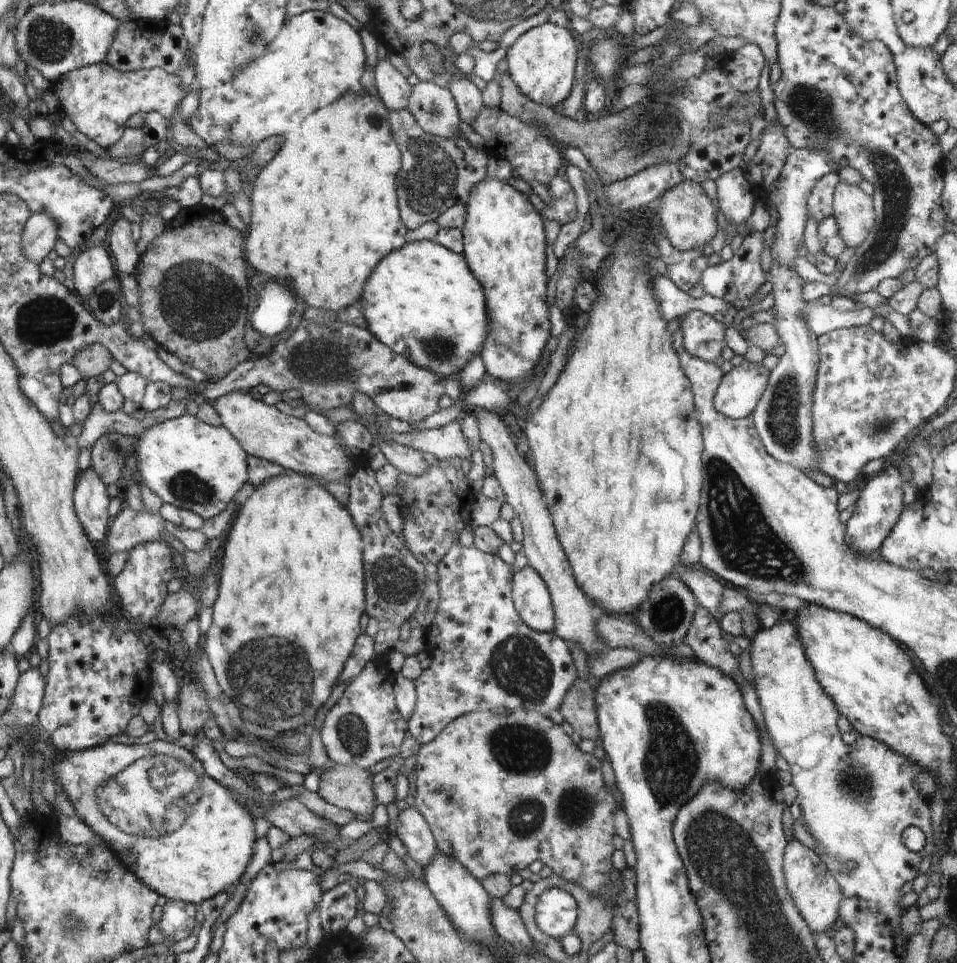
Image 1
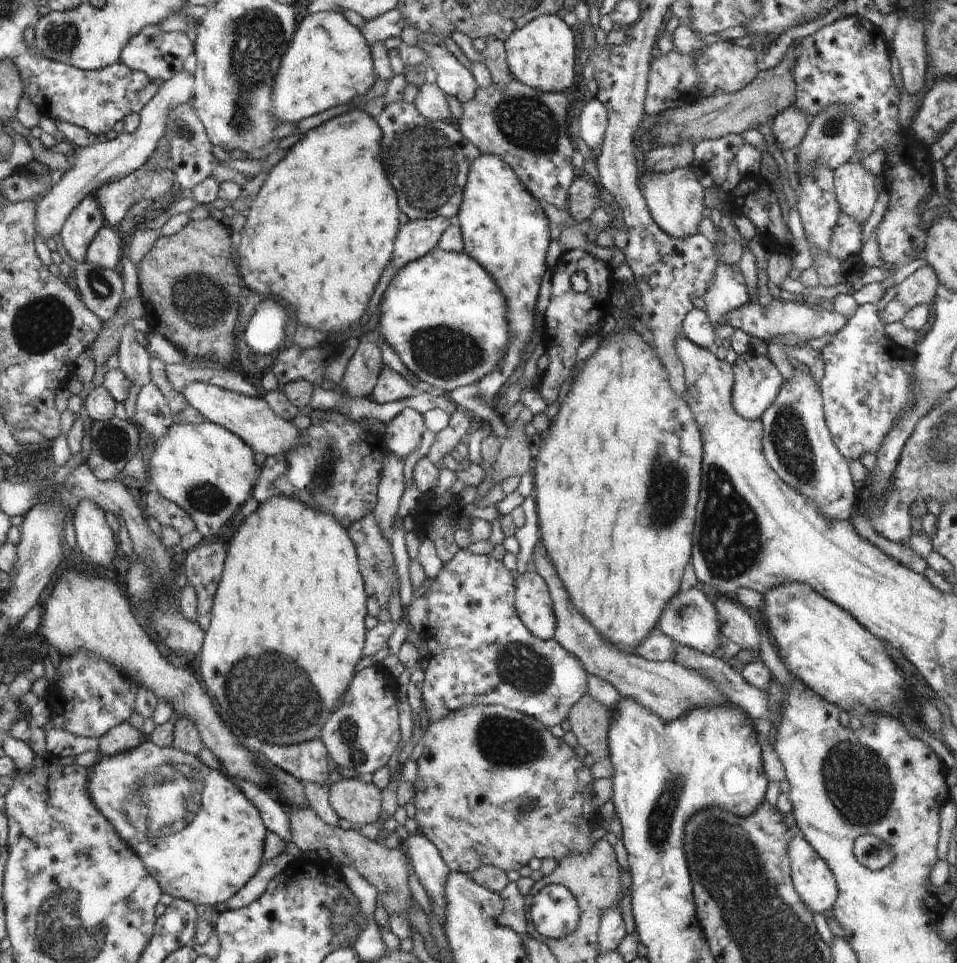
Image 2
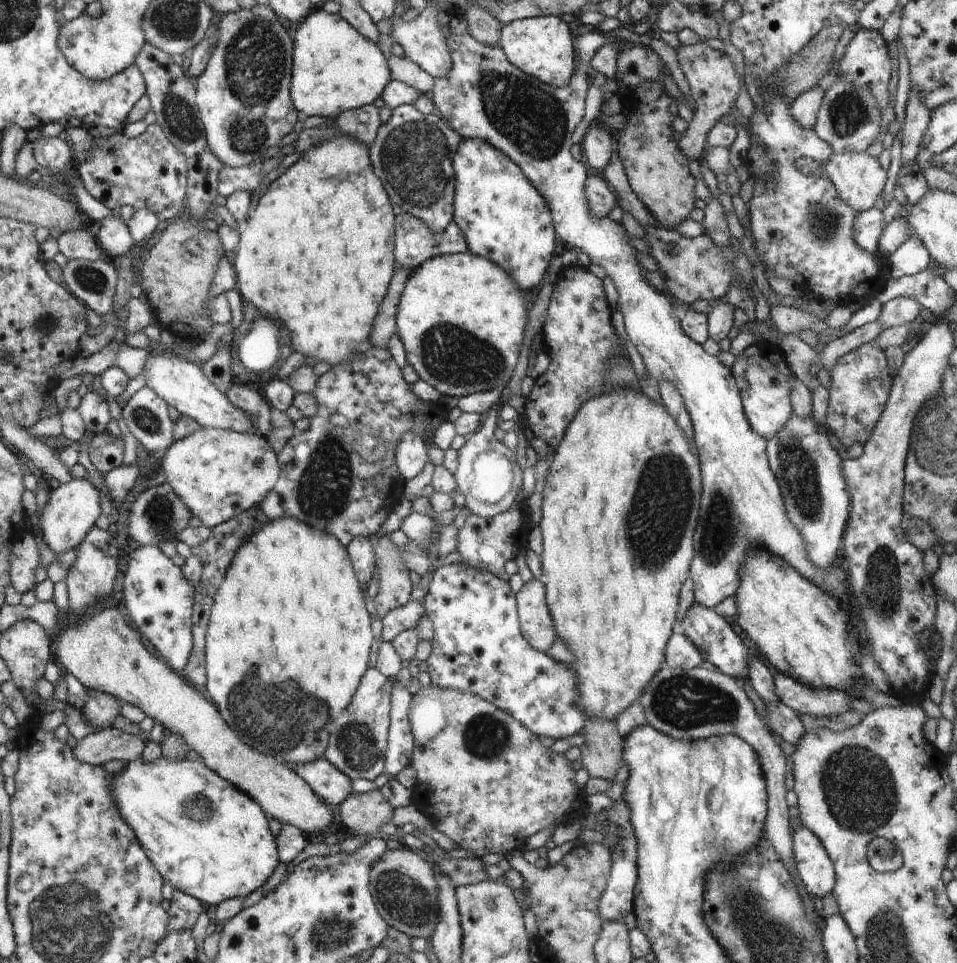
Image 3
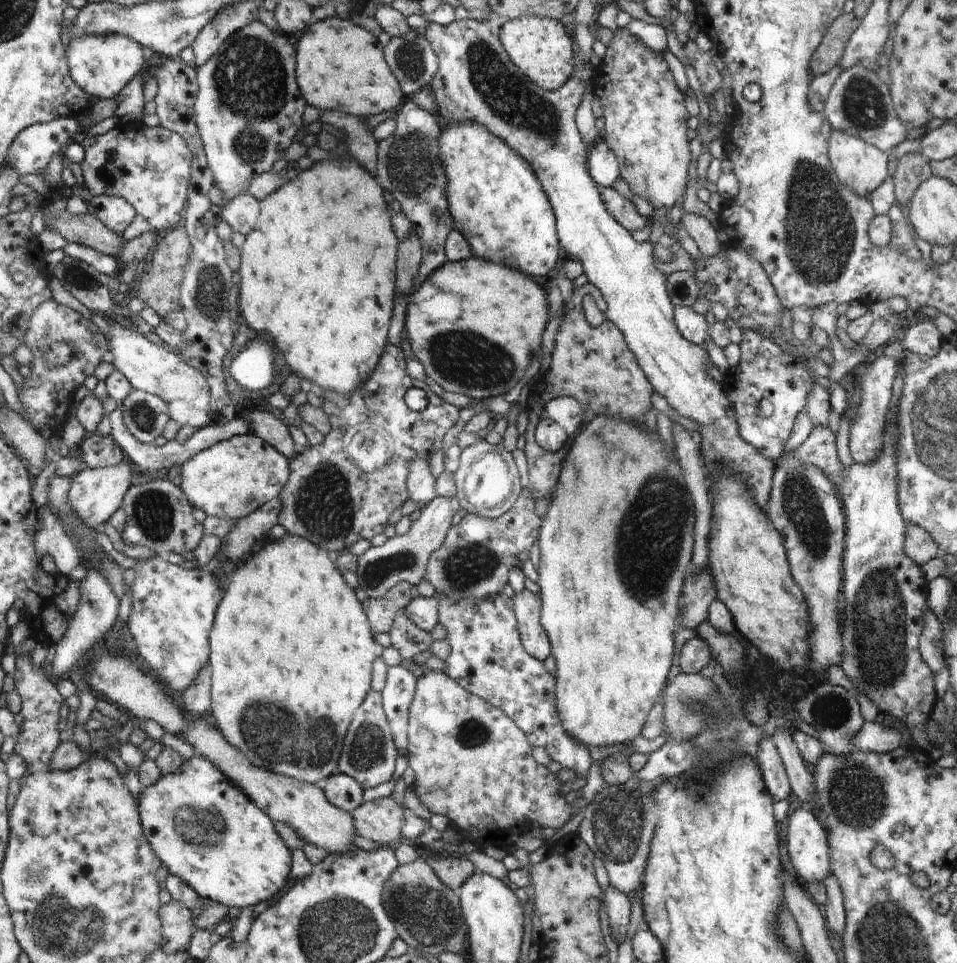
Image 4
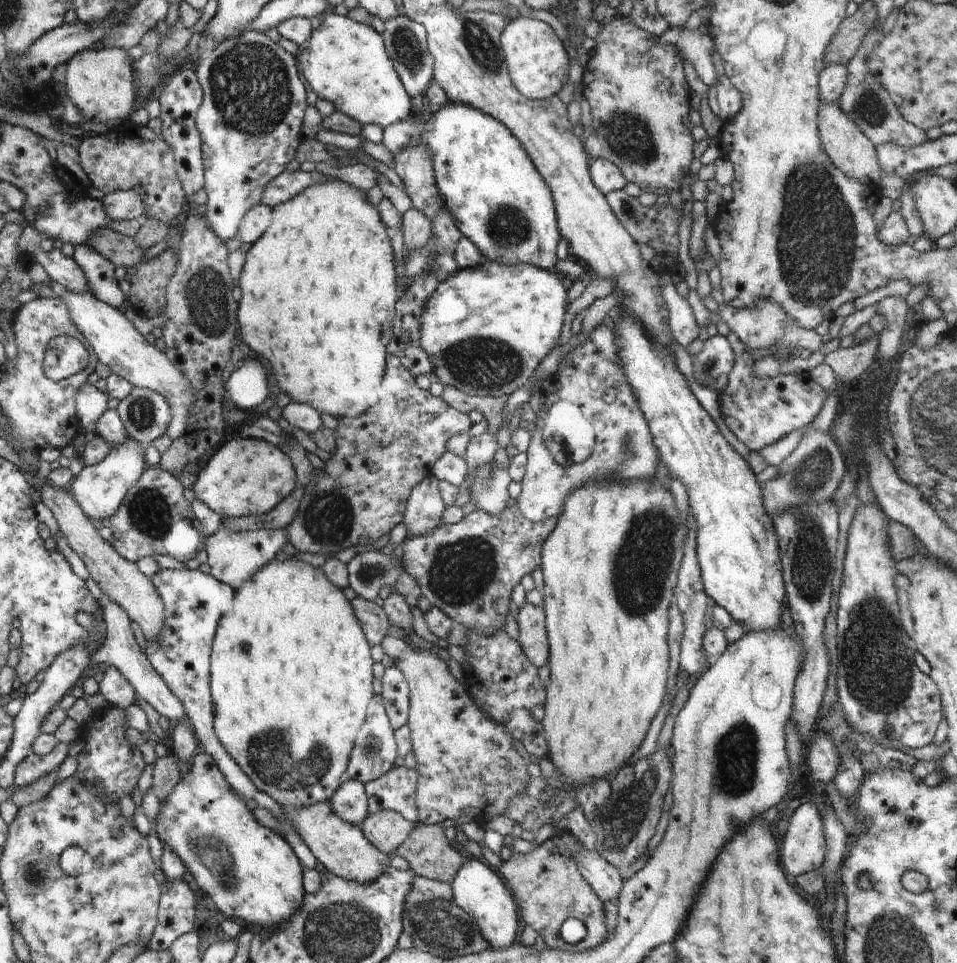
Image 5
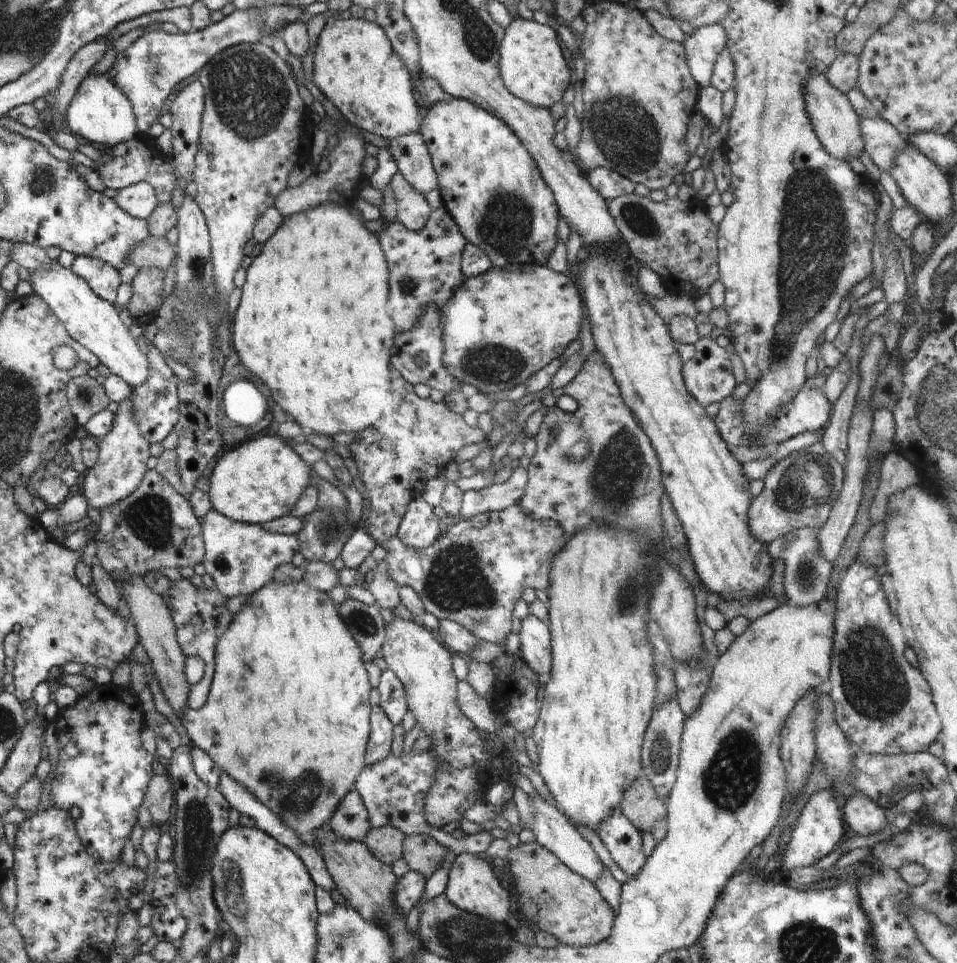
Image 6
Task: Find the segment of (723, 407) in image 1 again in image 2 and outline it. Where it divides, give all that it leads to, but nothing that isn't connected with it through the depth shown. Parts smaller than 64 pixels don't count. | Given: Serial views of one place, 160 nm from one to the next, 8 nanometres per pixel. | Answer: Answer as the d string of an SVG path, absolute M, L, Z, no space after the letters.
M748 352L738 355L732 368L734 384L731 390L731 405L746 420L755 421L762 418L764 411L775 401L785 378L767 356L750 355Z

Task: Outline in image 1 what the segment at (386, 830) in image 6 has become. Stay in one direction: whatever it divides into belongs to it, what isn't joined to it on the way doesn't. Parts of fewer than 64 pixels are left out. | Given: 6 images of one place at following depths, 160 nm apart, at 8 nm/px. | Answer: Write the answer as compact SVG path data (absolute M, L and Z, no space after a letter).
M338 764L319 773L320 789L317 794L332 806L352 812L356 816L366 816L366 821L373 821L373 815L380 815L380 808L372 790L373 771L358 768L351 764Z

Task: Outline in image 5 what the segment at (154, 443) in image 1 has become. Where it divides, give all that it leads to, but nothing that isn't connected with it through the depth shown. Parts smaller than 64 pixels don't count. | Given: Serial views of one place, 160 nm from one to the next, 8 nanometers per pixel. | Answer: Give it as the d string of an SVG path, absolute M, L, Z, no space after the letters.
M239 437L213 454L196 475L193 490L196 499L221 517L258 517L286 498L297 483L294 465L280 447L254 437Z

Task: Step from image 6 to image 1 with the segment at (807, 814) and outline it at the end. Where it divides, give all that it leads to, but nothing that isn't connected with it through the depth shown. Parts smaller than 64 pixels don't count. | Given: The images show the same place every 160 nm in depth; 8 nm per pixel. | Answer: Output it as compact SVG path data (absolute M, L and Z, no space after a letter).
M796 839L787 843L783 854L783 875L794 906L812 930L812 934L817 937L836 926L835 923L839 923L839 908L843 894L838 881L831 875L826 863L816 851L806 848Z

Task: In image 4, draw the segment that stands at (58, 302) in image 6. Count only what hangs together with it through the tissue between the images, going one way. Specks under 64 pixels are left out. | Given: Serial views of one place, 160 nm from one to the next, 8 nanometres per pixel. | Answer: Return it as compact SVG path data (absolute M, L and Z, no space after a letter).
M111 318L107 338L107 359L119 370L135 389L155 394L169 406L169 417L182 428L203 429L214 424L211 419L210 387L206 377L187 365L176 352L168 352L152 343L136 326L122 319Z

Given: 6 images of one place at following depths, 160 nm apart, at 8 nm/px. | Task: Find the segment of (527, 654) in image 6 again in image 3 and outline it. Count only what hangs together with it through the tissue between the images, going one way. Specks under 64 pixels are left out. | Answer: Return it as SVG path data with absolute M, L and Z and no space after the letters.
M532 579L522 585L515 597L522 636L530 646L546 653L558 636L545 594L545 584Z

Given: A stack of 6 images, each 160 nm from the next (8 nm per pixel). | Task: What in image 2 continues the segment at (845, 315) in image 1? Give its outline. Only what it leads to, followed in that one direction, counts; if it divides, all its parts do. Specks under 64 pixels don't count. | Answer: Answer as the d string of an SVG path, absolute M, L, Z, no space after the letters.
M772 299L768 306L761 305L759 302L748 301L742 306L730 309L725 314L725 322L732 329L742 330L750 337L758 336L762 340L770 337L778 337L783 334L794 334L796 338L802 338L803 341L812 340L812 338L820 338L826 334L836 334L849 321L847 316L836 312L834 309L828 311L813 305L810 302L787 301L783 302Z

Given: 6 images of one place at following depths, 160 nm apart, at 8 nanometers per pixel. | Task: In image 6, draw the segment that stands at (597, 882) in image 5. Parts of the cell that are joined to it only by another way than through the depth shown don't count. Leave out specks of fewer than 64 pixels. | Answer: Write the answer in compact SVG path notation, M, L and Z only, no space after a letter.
M540 795L532 799L535 815L532 830L535 841L555 854L570 870L583 876L591 883L595 883L604 872L605 866L588 841L581 836L580 831L567 819L567 816L558 808L550 805Z

